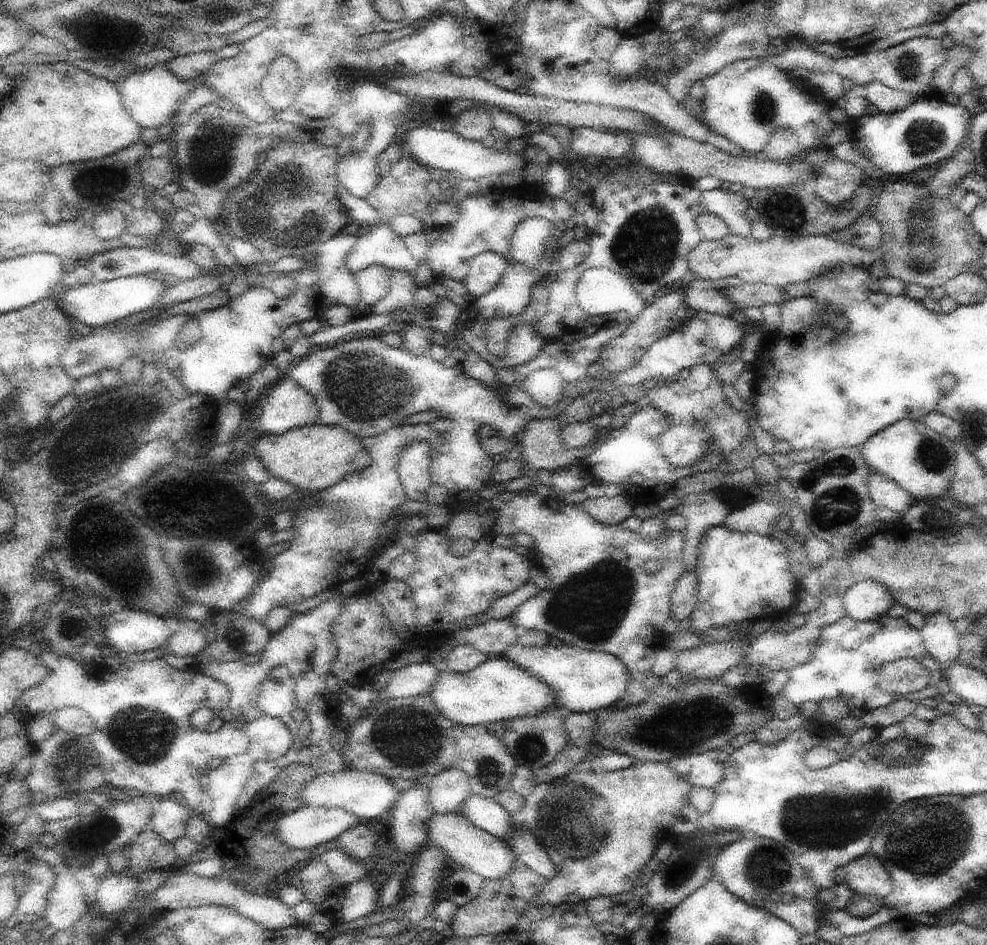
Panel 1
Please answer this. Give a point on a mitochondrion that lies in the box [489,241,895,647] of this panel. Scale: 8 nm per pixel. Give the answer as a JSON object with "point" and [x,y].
{"point":[830,509]}

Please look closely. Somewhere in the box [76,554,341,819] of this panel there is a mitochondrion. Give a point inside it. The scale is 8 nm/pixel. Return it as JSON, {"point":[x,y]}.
{"point":[144,736]}

